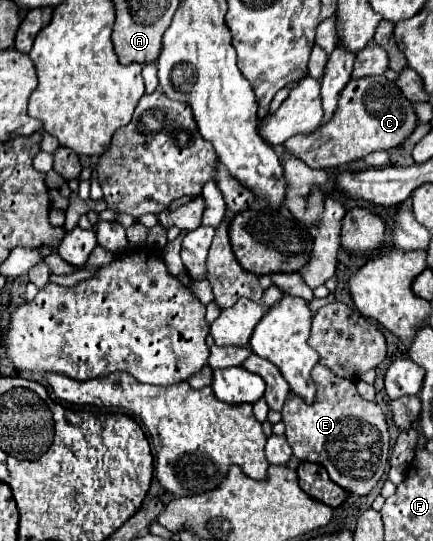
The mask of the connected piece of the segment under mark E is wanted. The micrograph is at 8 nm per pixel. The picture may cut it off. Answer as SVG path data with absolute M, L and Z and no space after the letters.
M317 364L311 372L311 378L317 386L317 400L313 406L307 406L299 396L291 394L283 406L283 424L285 424L285 436L293 448L293 454L299 460L305 462L317 462L321 464L329 478L339 484L343 490L357 494L357 496L367 496L385 476L389 470L389 448L391 448L391 438L389 438L389 426L385 420L383 410L375 402L363 400L359 394L355 394L355 382L347 378L335 376L327 366Z

